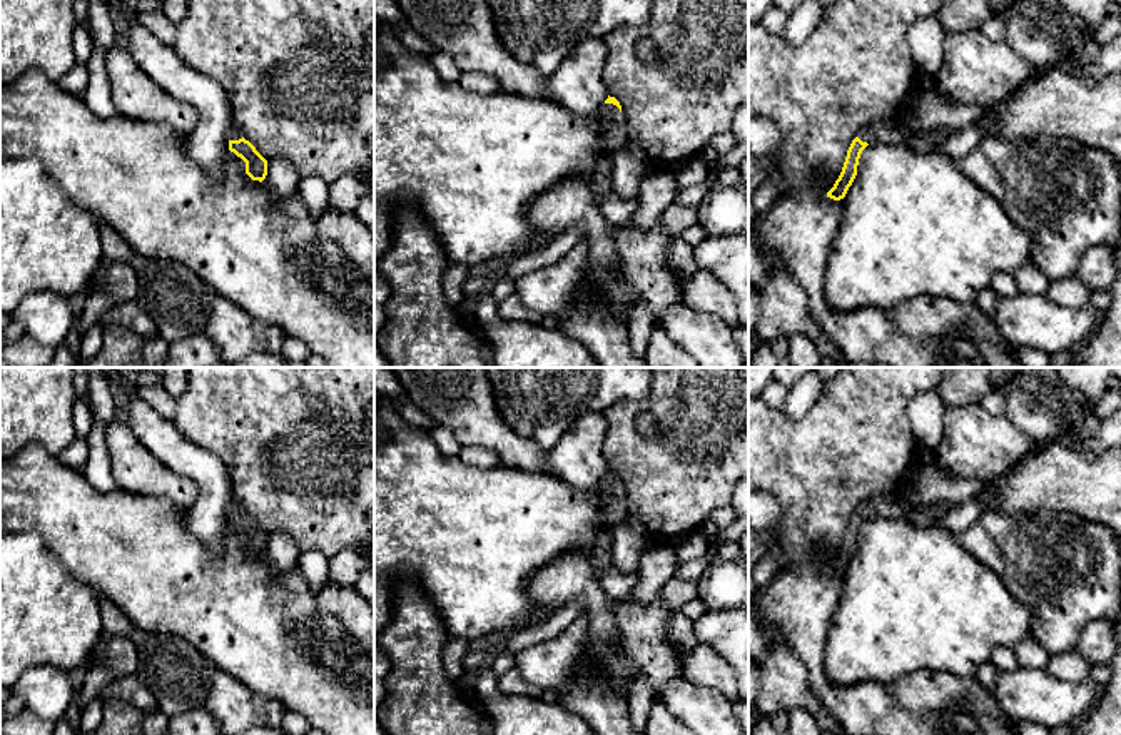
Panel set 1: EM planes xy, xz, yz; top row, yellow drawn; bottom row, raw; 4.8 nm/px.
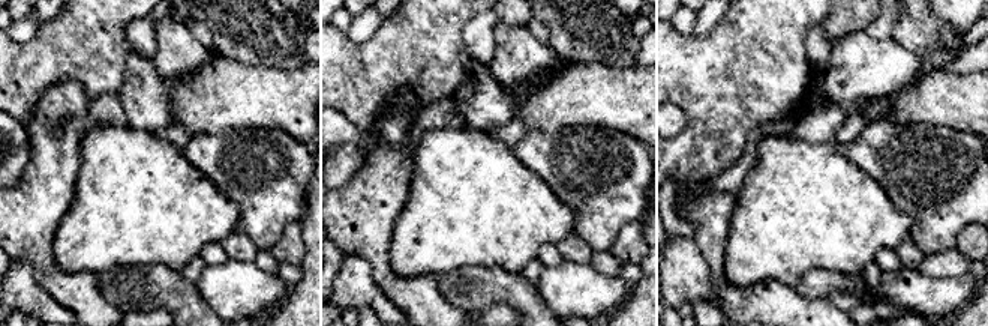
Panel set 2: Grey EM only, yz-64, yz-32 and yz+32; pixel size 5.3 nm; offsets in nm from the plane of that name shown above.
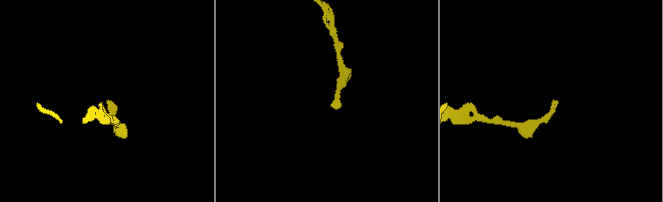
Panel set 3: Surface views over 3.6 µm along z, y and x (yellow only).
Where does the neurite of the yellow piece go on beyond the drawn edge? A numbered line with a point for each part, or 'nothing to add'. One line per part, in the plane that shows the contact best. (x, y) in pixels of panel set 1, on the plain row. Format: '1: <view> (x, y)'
1: xz (613, 496)

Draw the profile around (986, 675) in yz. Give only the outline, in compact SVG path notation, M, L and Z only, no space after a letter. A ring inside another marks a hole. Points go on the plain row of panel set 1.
M987 662L977 670L976 678L986 690L992 692L996 685L996 675L996 667L991 662Z

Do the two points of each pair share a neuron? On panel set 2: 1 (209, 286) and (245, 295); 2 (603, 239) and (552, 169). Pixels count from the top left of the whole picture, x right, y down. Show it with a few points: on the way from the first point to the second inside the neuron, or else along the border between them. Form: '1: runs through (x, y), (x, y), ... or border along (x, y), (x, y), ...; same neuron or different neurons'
1: runs through (218, 286), (236, 289); same neuron
2: runs through (598, 221), (598, 215), (570, 187); same neuron

